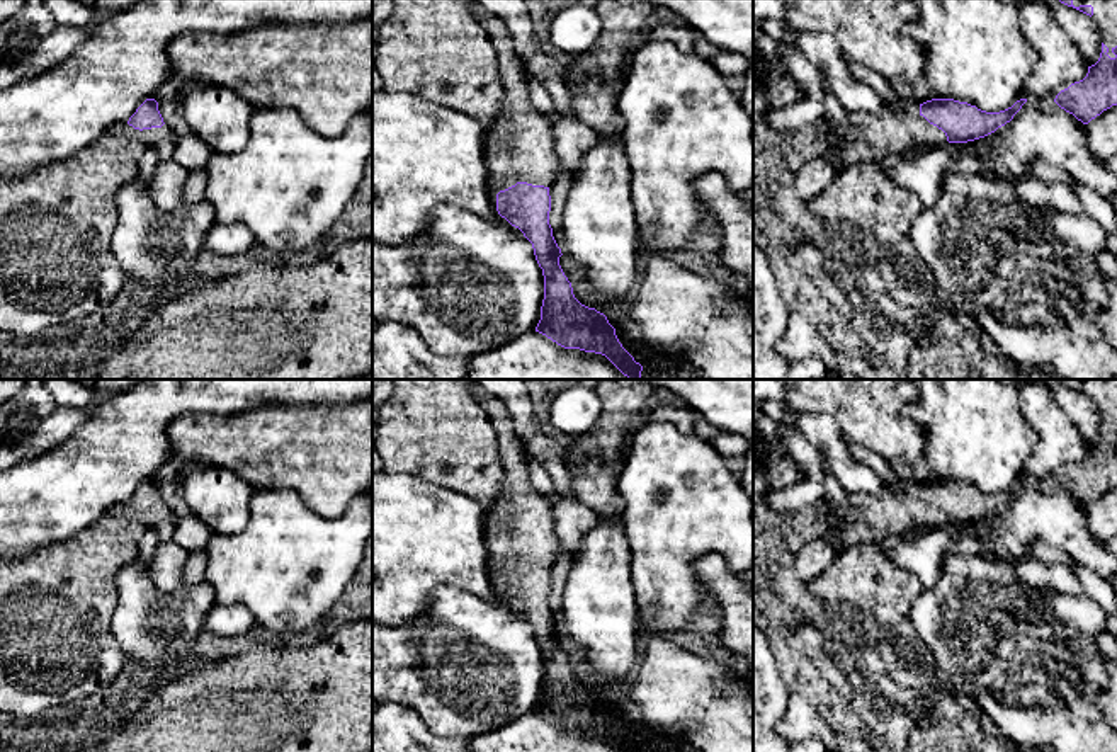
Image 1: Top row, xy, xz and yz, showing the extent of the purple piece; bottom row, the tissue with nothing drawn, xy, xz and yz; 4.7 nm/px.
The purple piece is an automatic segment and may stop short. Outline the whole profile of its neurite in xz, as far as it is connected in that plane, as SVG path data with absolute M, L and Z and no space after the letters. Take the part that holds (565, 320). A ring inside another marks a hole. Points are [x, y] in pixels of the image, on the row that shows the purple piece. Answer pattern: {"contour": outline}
{"contour": "M479 3L474 5L474 15L493 41L498 56L500 82L503 87L500 114L495 119L486 141L490 184L498 192L496 211L512 226L519 228L532 243L536 260L544 276L544 299L536 332L546 335L564 349L602 354L624 376L629 379L639 379L643 366L622 347L615 335L615 328L609 323L607 316L595 308L581 305L575 298L571 282L559 265L559 257L563 254L549 225L549 185L558 177L561 162L554 151L554 136L549 121L534 109L529 99L529 73L525 65L517 56L513 39L500 17L486 12Z"}

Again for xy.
{"contour": "M146 99L136 112L129 117L128 122L116 124L109 129L116 134L131 136L146 146L156 146L160 141L173 140L177 134L163 122L163 117L158 111L158 102L155 99Z"}

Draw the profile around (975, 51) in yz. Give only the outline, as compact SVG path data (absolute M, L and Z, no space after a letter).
M916 0L918 12L906 34L925 49L923 78L935 99L967 102L986 112L1000 112L1023 99L1025 80L1037 54L1018 24L1017 0Z

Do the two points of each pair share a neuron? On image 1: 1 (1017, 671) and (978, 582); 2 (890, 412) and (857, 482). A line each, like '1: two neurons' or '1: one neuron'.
1: one neuron
2: two neurons

